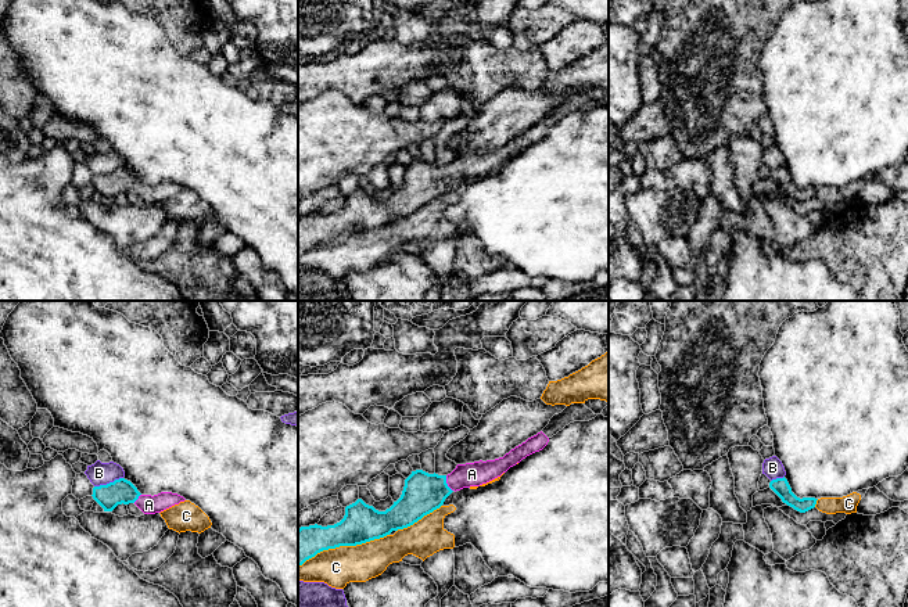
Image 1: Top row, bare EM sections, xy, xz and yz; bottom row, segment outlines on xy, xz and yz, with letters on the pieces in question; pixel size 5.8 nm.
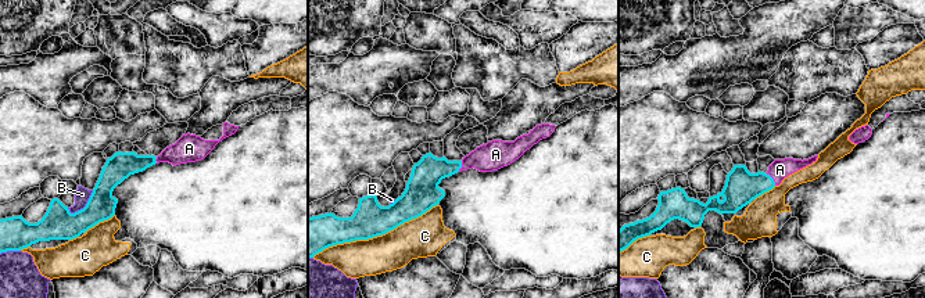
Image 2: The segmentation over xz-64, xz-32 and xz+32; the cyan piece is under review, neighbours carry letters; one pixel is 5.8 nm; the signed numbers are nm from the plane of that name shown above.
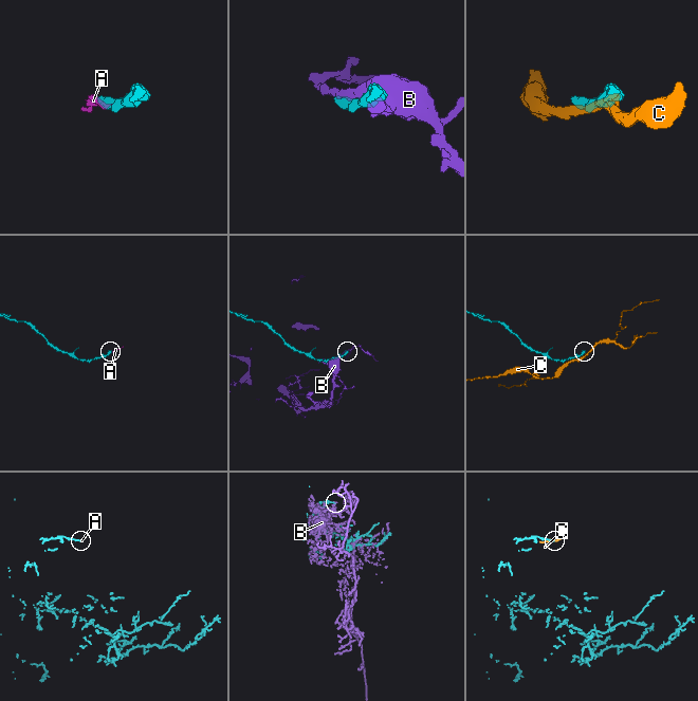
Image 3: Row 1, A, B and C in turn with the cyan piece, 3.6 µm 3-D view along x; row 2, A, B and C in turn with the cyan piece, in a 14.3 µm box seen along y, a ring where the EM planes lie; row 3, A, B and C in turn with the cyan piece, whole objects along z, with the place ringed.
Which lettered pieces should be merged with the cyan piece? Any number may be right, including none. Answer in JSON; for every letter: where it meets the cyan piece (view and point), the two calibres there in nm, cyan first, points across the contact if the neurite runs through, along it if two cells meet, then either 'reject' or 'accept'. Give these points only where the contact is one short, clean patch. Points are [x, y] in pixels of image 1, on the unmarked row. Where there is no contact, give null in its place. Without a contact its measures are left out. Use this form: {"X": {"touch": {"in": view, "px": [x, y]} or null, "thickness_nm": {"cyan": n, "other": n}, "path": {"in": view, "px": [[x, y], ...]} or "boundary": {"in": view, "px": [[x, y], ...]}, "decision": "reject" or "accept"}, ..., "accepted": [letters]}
{"A": {"touch": {"in": "xz", "px": [447, 173]}, "thickness_nm": {"cyan": 240, "other": 140}, "path": {"in": "xz", "px": [[423, 182], [447, 173], [472, 164]]}, "decision": "accept"}, "B": {"touch": {"in": "xy", "px": [110, 172]}, "thickness_nm": {"cyan": 150, "other": 130}, "decision": "reject"}, "C": {"touch": {"in": "xz", "px": [343, 234]}, "thickness_nm": {"cyan": 220, "other": 220}, "decision": "reject"}, "accepted": ["A"]}

